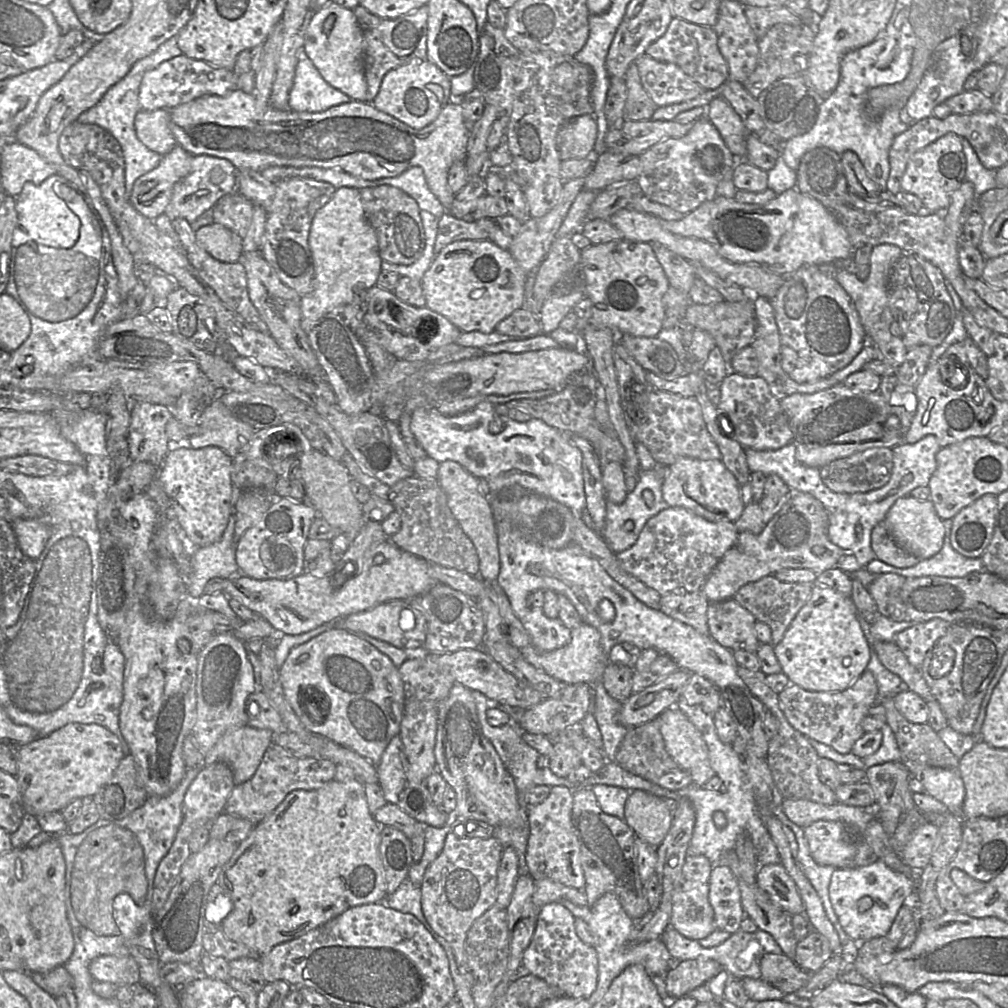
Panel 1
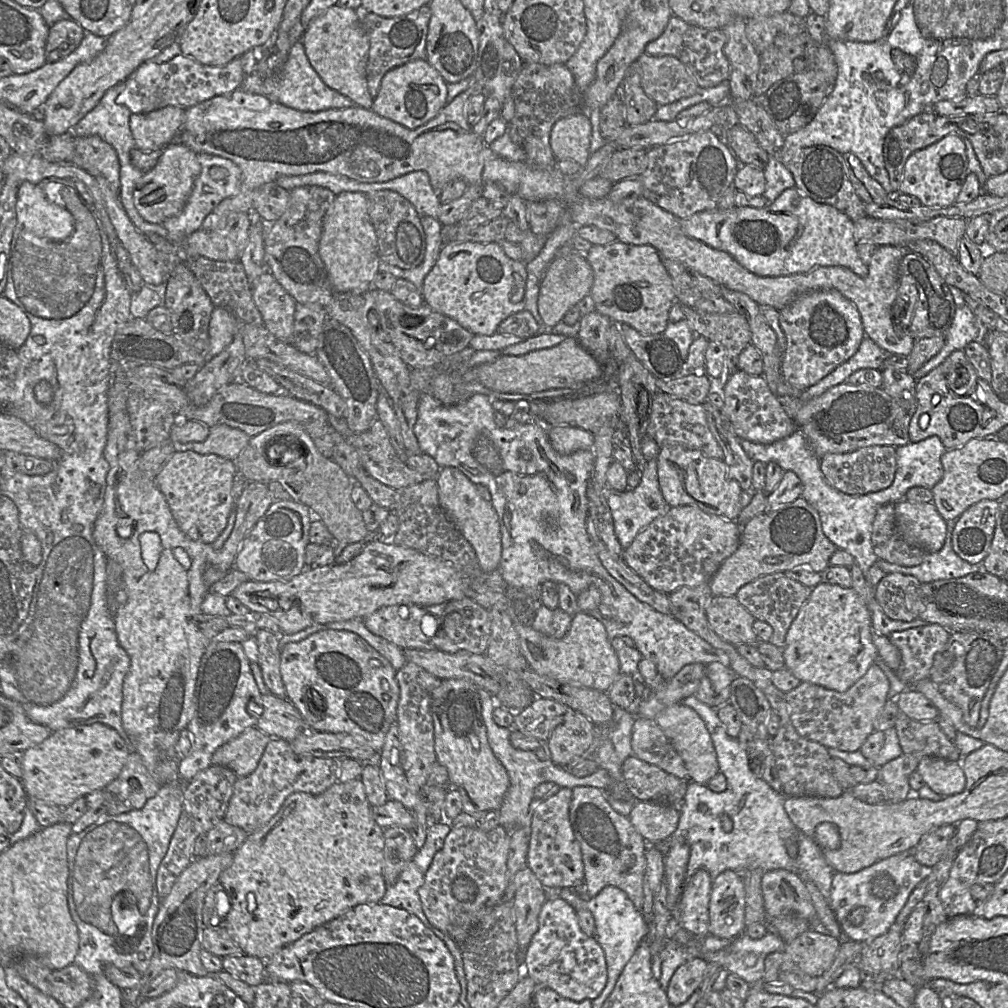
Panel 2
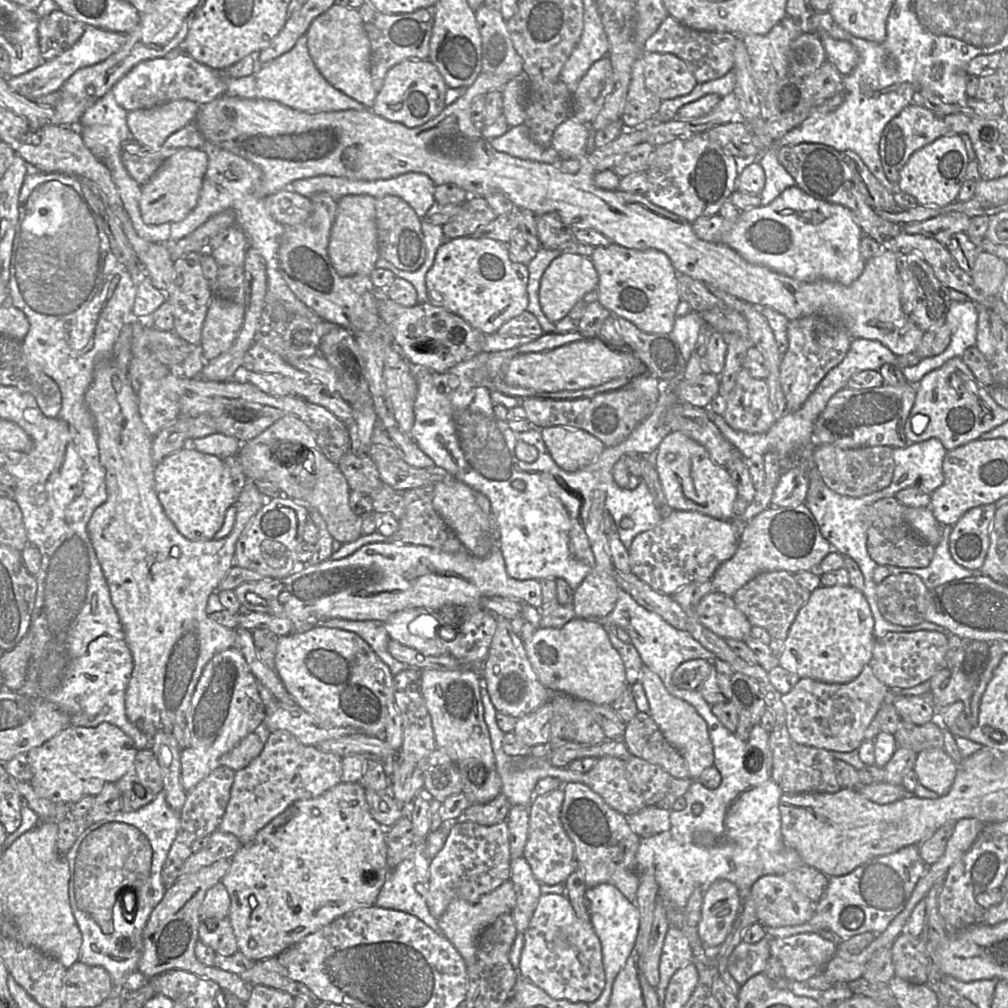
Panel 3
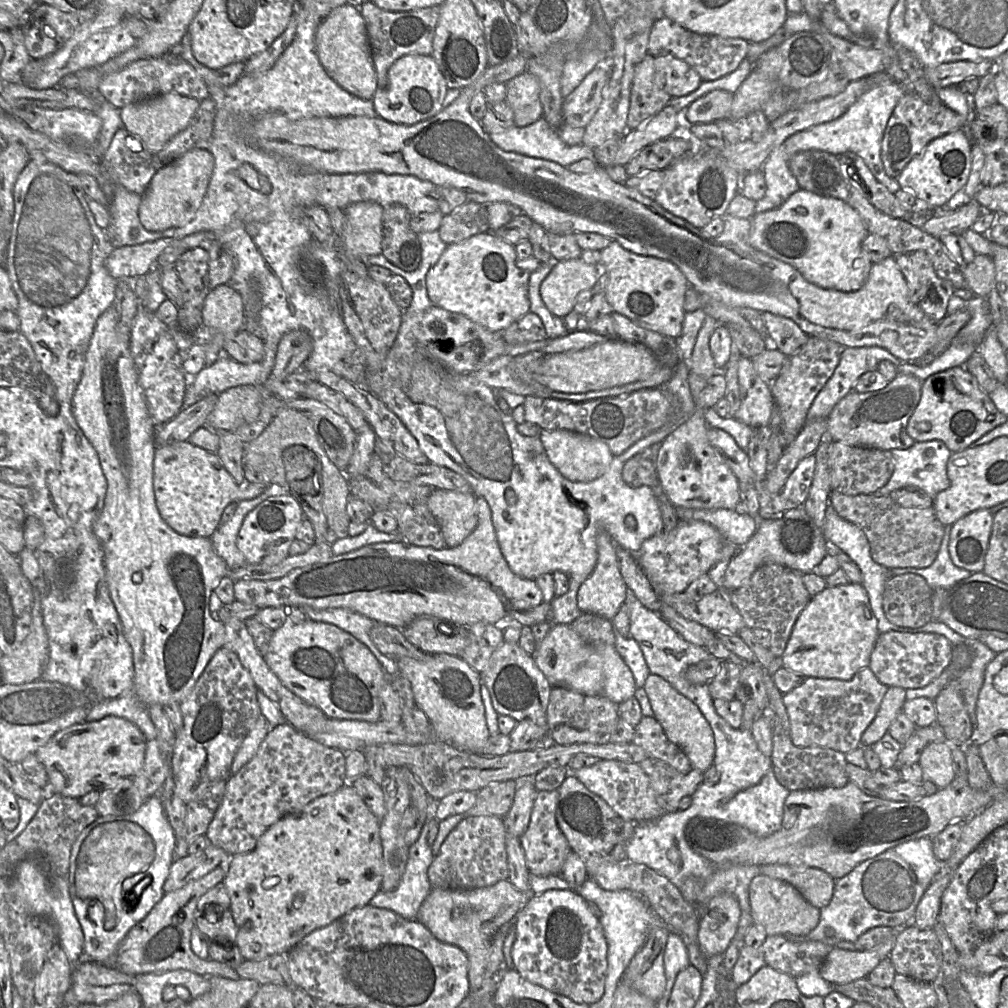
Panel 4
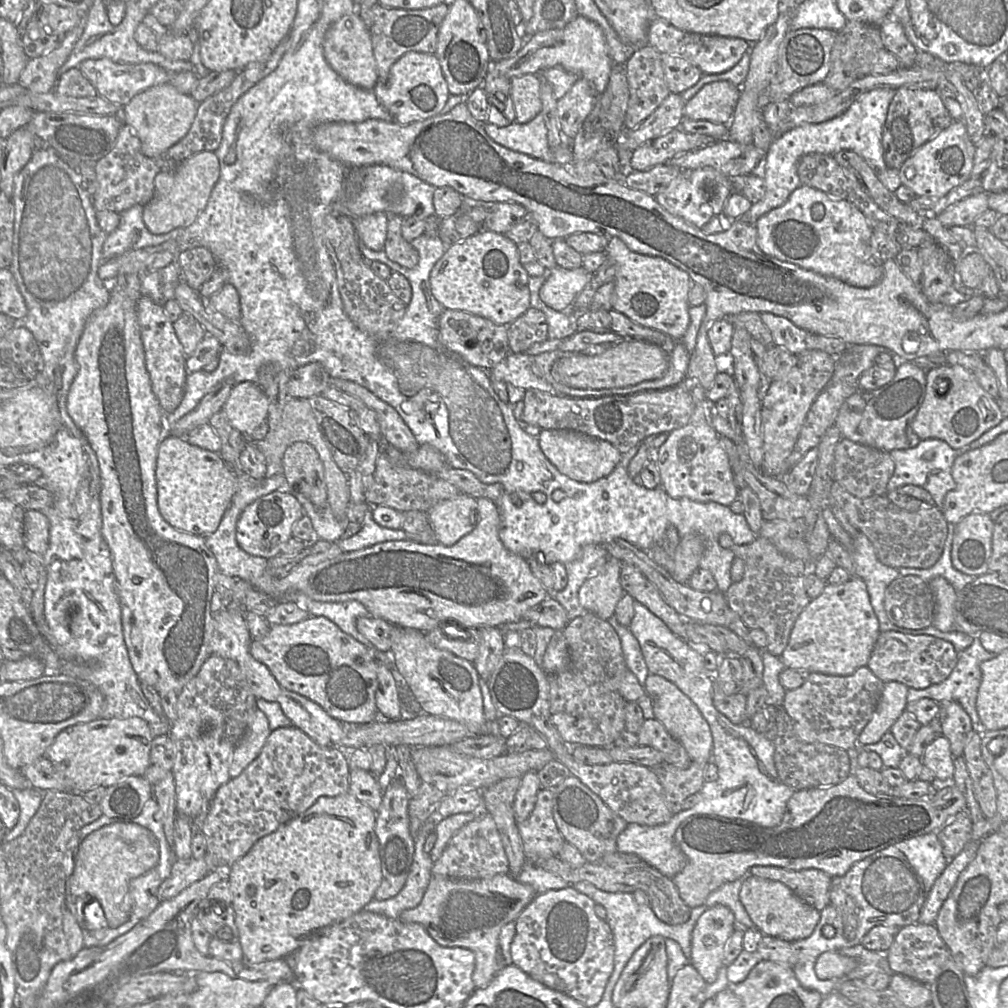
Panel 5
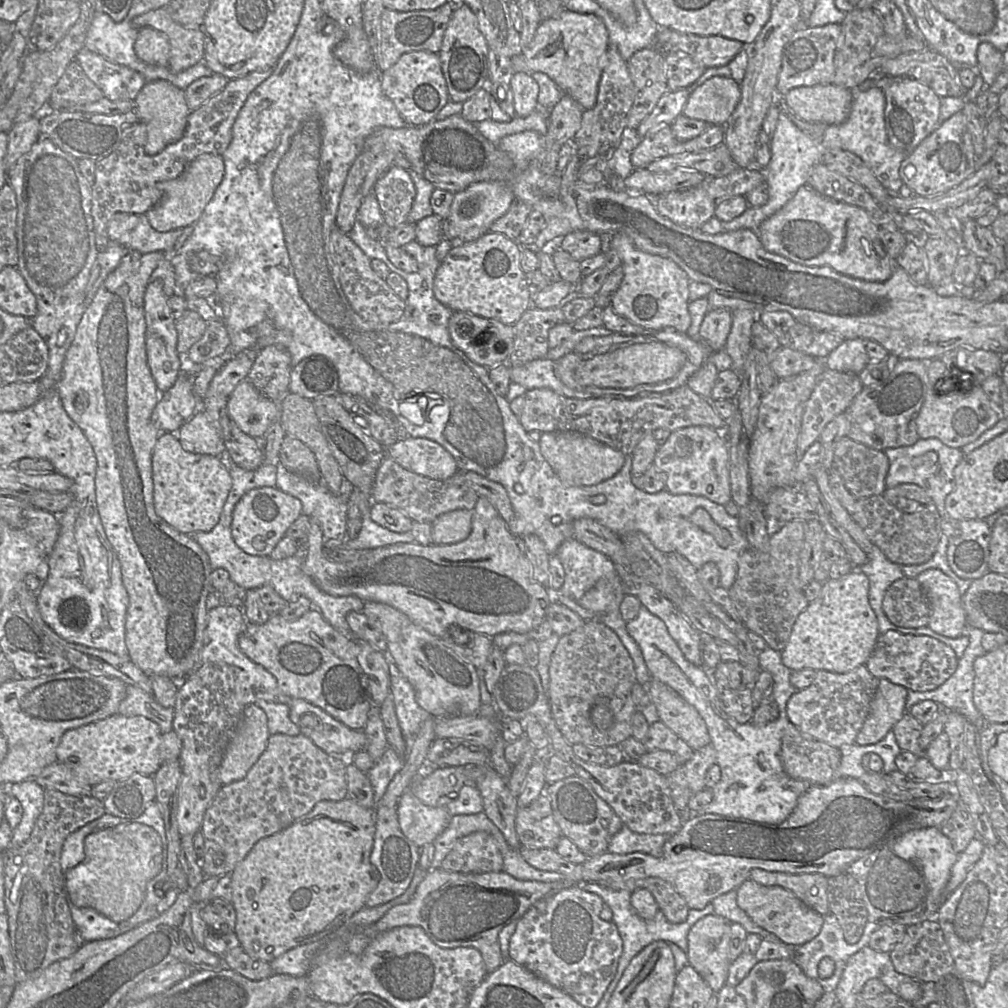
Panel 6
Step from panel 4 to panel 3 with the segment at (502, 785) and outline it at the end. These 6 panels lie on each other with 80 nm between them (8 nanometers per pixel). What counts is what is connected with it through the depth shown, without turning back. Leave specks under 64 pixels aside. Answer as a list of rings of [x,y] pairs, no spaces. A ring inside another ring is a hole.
[[[503,793],[484,804],[472,804],[465,809],[456,822],[473,822],[482,826],[492,826],[507,819],[511,804]]]

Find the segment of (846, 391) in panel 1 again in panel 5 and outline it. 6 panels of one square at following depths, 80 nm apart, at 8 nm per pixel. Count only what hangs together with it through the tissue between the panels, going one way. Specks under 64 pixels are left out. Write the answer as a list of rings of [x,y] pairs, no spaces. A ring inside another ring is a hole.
[[[898,362],[895,375],[886,385],[874,390],[858,390],[849,396],[841,405],[834,425],[843,438],[878,450],[890,452],[896,449],[915,447],[920,439],[911,428],[914,418],[925,393],[926,368],[916,362]]]

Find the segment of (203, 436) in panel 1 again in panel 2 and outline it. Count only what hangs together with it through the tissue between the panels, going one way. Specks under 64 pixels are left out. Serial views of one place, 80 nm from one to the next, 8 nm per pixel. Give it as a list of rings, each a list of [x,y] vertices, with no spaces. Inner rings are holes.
[[[219,424],[209,428],[209,434],[205,440],[178,445],[178,449],[192,450],[202,455],[215,454],[235,460],[249,440],[250,437],[242,430]]]

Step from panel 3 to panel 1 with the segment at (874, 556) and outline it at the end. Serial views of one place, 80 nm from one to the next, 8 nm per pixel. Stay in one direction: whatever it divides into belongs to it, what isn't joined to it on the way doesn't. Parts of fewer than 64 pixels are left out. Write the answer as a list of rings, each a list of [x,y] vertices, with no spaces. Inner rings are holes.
[[[883,521],[878,523],[872,530],[871,548],[878,560],[896,568],[912,567],[920,561],[894,542]]]

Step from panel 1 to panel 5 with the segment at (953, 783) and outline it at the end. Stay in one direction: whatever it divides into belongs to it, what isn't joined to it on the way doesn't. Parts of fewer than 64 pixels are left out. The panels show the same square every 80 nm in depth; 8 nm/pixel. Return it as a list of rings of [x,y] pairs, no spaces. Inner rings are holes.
[[[938,735],[926,747],[921,756],[921,762],[933,772],[938,782],[945,784],[951,783],[953,777],[953,758],[948,739],[943,735]]]

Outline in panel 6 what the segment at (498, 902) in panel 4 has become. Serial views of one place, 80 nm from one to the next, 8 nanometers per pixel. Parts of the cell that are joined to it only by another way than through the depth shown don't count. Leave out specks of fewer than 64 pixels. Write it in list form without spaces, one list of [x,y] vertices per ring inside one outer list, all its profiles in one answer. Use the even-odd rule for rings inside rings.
[[[431,869],[419,884],[414,896],[408,903],[392,907],[374,924],[362,928],[353,934],[347,942],[347,950],[352,954],[360,954],[368,943],[379,933],[401,926],[421,927],[430,940],[442,948],[472,947],[477,949],[484,961],[487,973],[493,972],[504,961],[499,944],[498,934],[508,924],[517,922],[536,902],[554,893],[580,883],[518,880],[505,872],[463,874],[442,869]]]

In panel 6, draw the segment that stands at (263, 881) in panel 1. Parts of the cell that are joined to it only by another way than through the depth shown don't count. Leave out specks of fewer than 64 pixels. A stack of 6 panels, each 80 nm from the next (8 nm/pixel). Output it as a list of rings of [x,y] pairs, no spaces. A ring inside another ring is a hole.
[[[349,797],[340,801],[319,801],[308,814],[293,822],[288,827],[271,836],[260,839],[248,855],[235,866],[233,871],[230,874],[226,874],[230,875],[231,878],[231,904],[236,912],[236,922],[233,932],[240,942],[240,947],[248,956],[254,960],[271,963],[290,949],[318,941],[329,933],[334,932],[344,925],[355,913],[366,907],[366,900],[377,887],[380,879],[378,870],[370,861],[376,830],[374,812],[375,809],[363,807]]]

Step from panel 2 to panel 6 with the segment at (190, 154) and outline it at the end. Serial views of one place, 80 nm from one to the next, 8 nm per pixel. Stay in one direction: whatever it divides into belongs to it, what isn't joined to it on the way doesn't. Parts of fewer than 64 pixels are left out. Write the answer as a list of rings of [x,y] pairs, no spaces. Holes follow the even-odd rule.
[[[205,153],[198,156],[188,164],[180,176],[163,183],[161,200],[146,213],[149,224],[158,232],[183,229],[195,224],[223,177],[224,161],[221,155]]]

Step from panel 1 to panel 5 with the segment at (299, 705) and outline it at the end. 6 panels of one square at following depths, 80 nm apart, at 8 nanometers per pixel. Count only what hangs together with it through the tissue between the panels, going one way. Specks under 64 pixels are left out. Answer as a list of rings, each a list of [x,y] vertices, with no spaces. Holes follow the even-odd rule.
[[[309,616],[296,624],[273,625],[265,637],[251,642],[250,653],[255,660],[267,666],[283,688],[317,703],[343,725],[364,725],[379,718],[375,701],[378,662],[365,645],[344,633],[327,618]]]

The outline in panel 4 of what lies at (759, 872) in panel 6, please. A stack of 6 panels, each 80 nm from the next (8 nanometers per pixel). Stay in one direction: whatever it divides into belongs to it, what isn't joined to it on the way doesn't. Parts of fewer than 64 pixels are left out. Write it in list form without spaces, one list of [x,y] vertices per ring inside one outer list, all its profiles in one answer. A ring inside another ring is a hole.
[[[769,864],[760,866],[760,874],[791,884],[818,909],[827,906],[833,896],[835,879],[819,868]]]

